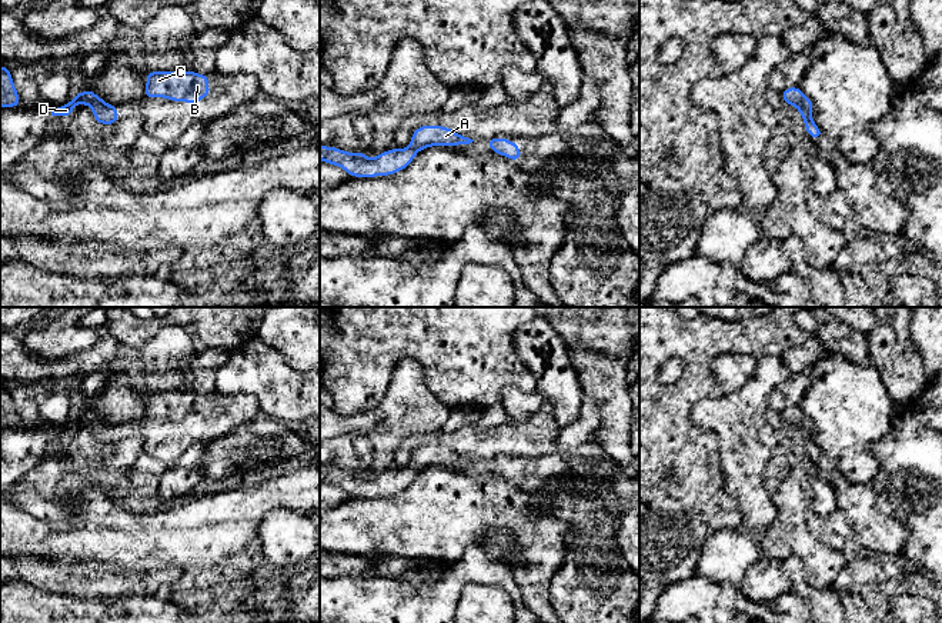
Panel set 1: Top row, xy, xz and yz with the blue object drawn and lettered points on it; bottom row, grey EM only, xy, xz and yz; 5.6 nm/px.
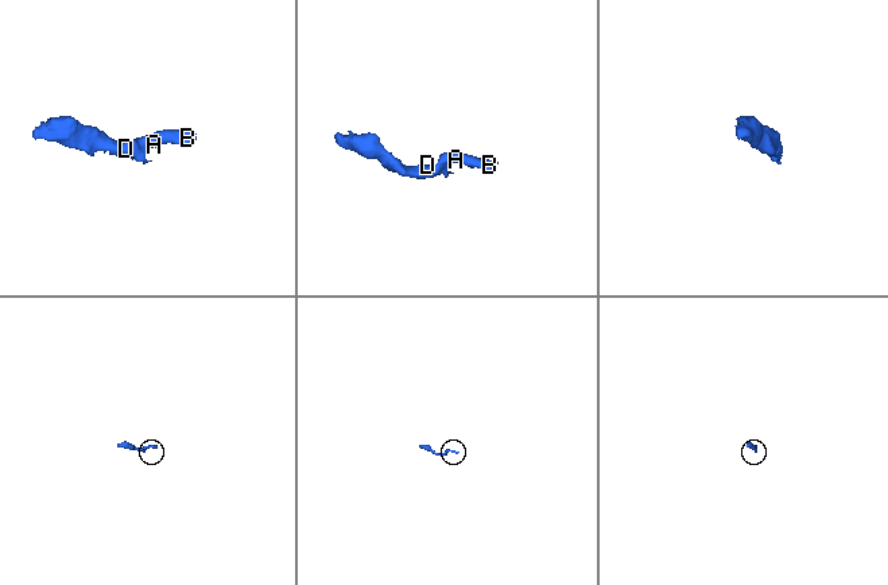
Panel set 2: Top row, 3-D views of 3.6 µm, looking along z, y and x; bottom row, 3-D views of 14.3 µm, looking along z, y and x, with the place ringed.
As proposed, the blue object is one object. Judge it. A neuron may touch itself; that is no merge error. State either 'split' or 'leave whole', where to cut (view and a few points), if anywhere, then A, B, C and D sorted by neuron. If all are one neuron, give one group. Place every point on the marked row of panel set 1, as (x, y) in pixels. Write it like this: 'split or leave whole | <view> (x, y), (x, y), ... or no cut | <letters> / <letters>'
leave whole | no cut | A B C D

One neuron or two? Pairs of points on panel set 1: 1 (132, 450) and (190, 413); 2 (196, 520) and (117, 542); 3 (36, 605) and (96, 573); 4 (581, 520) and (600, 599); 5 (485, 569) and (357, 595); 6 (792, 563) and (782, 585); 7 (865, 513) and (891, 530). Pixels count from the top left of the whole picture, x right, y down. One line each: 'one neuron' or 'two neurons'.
1: two neurons
2: one neuron
3: two neurons
4: one neuron
5: one neuron
6: two neurons
7: one neuron

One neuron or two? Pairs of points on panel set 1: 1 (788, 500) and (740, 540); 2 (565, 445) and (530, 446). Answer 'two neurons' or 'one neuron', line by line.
1: two neurons
2: two neurons

